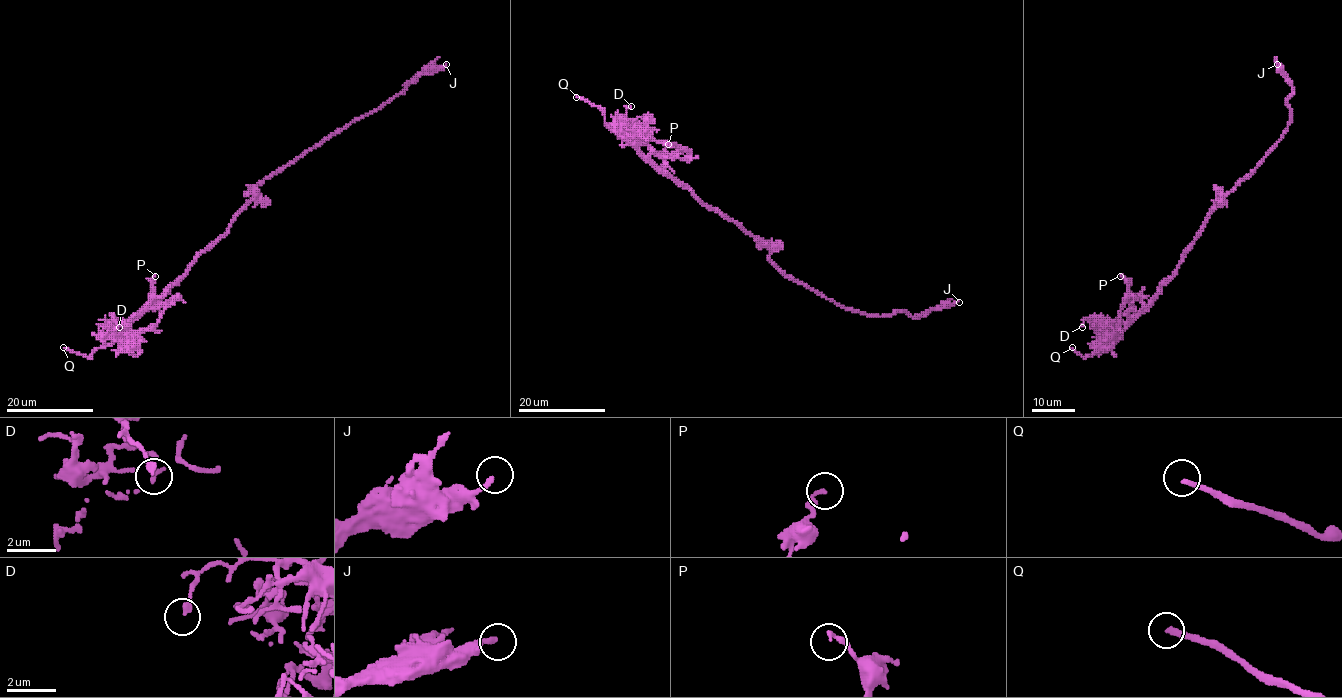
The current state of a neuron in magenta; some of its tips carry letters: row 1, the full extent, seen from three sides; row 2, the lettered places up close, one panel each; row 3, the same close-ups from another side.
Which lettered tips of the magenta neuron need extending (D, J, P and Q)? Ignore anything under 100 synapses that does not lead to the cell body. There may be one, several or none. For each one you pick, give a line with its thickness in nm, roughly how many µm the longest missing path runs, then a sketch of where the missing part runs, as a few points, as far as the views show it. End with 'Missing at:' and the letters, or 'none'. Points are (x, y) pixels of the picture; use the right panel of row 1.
Q: Thickness 220 nm. Missing length about 7 µm. Course of what is missing: (1072, 347), (1056, 347), (1052, 350), (1055, 353)
Missing at: Q

